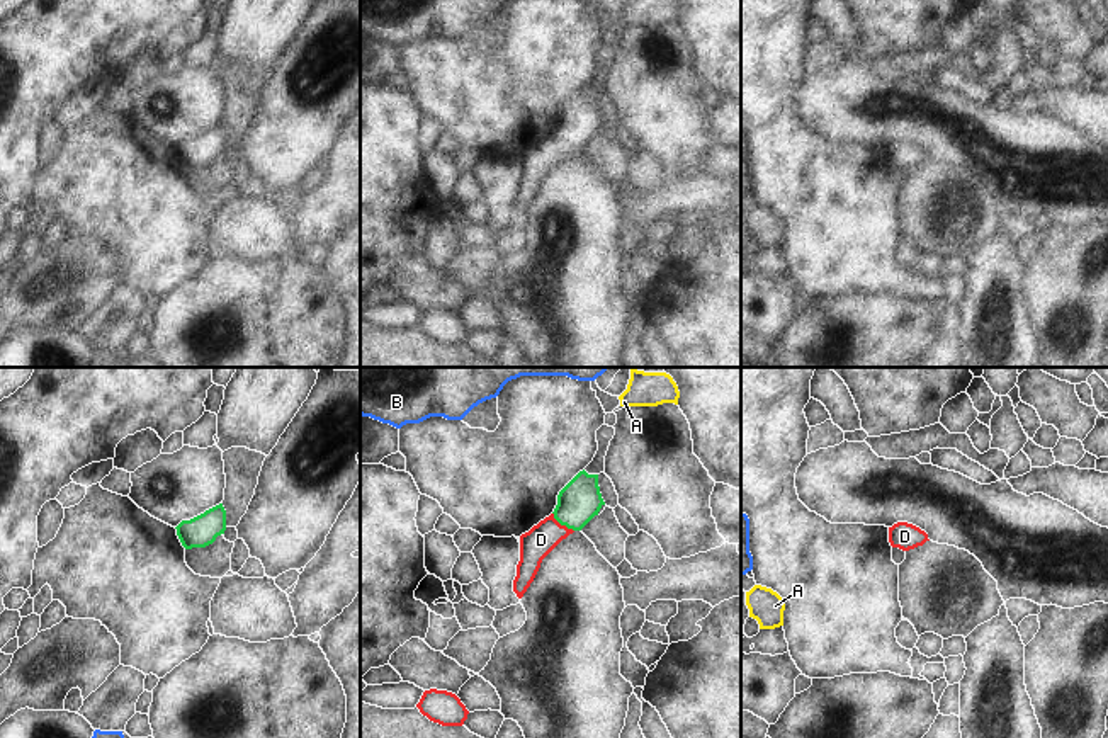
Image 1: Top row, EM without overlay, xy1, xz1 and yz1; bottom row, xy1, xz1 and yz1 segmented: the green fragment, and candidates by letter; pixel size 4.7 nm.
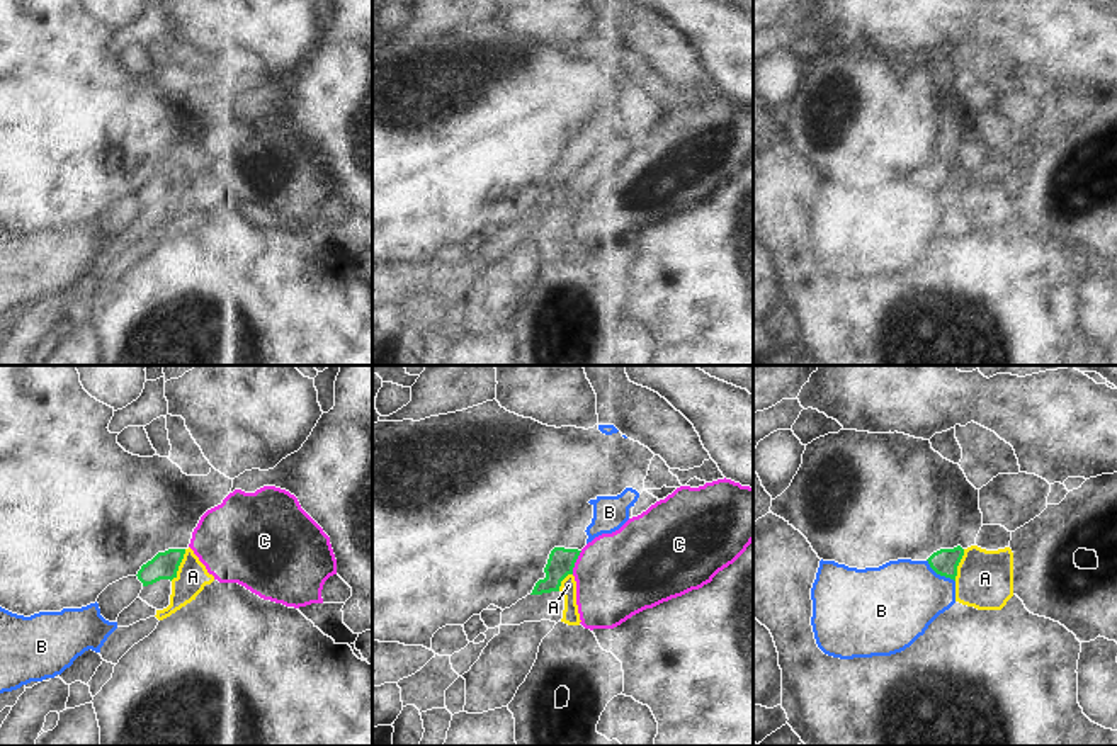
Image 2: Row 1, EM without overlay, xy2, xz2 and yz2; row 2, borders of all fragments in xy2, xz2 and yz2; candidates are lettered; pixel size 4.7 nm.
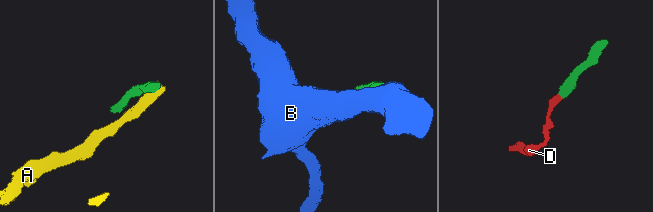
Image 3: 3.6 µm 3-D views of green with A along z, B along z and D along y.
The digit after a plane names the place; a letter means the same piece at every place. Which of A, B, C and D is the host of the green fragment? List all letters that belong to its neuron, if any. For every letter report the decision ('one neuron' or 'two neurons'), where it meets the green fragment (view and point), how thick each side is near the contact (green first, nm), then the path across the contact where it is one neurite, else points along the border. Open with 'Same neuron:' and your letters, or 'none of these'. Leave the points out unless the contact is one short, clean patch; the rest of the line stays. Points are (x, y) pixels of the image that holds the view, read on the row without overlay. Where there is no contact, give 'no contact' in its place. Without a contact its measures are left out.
Same neuron: D
A: two neurons; meets green in xy2 at (179, 184); 130 nm thick on the green side, 150 nm on the other; border along xy2 (186, 169), (179, 189), (170, 199)
B: two neurons; meets green in yz2 at (939, 192); 120 nm thick on the green side, 380 nm on the other; border along yz2 (927, 179), (937, 192), (954, 201)
C: two neurons; meets green in xz2 at (575, 180); 130 nm thick on the green side, 400 nm on the other; border along xz2 (582, 170), (572, 192)
D: one neuron; meets green in xz1 at (561, 143); 200 nm thick on the green side, 150 nm on the other; runs through xz1 (580, 119), (561, 143), (541, 158)

